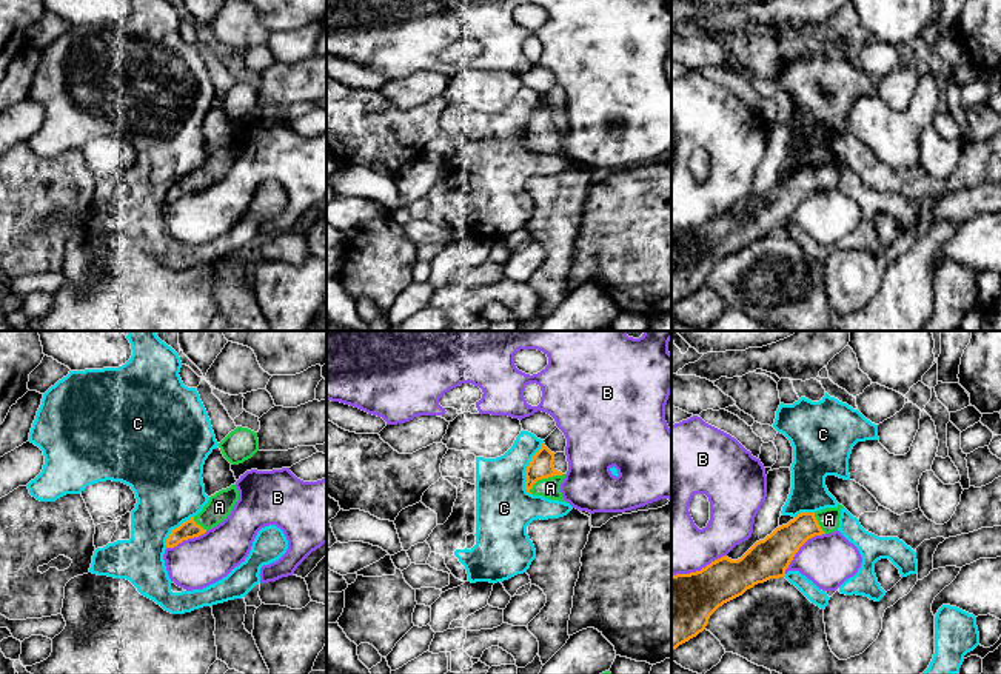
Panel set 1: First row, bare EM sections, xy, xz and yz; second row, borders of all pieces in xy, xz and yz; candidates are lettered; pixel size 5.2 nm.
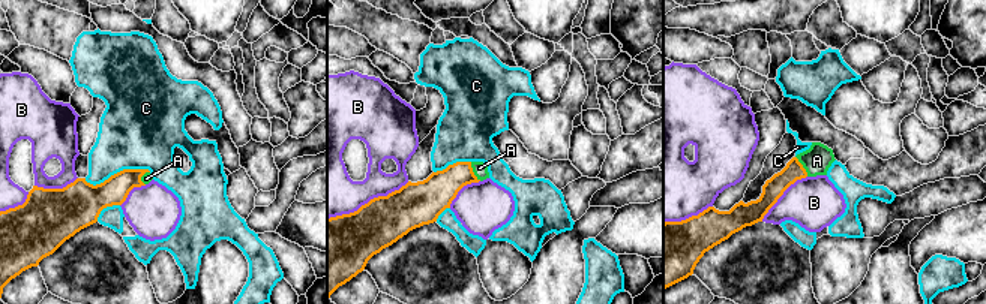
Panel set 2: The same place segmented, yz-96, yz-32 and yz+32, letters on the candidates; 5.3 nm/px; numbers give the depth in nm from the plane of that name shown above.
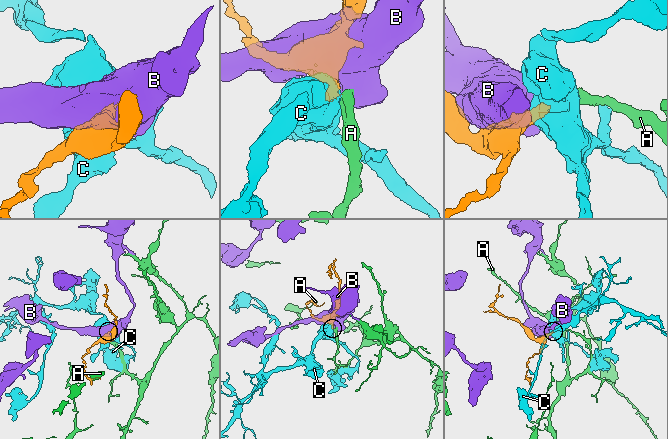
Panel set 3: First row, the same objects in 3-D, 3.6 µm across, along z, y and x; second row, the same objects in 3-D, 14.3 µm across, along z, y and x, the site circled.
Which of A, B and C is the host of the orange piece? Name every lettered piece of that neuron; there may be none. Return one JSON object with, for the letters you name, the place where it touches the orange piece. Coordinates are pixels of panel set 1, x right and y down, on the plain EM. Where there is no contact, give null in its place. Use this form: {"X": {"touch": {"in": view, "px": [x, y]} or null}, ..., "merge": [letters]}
{"A": {"touch": {"in": "xz", "px": [544, 133]}}, "merge": ["A"]}

